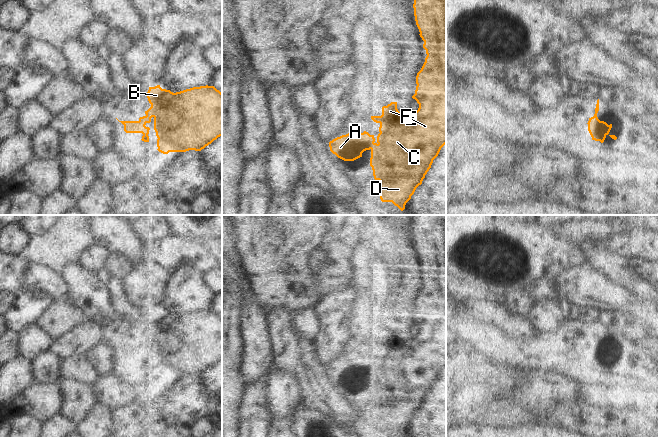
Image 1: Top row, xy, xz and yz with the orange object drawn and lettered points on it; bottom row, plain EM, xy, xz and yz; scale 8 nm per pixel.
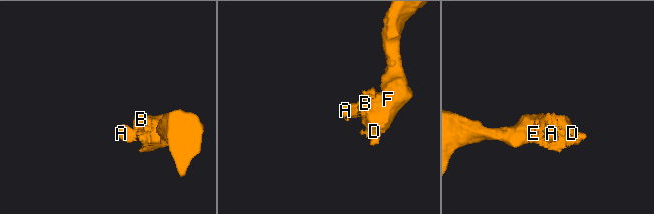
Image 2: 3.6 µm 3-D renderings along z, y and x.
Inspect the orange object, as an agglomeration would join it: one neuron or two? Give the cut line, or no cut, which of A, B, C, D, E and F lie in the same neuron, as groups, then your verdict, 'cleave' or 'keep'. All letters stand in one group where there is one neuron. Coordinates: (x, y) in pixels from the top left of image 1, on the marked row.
xz (362, 133), (364, 143), (371, 148) | A / B C D E F | cleave

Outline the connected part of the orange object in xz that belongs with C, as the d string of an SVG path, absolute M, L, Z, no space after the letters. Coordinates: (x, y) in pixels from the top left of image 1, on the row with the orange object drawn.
M414 0L413 8L427 54L417 73L417 86L412 96L419 108L409 115L398 111L397 102L391 102L382 107L381 116L371 116L374 122L380 124L377 138L363 132L365 145L371 148L370 166L374 179L380 182L377 195L382 202L392 202L401 211L446 144L446 0Z

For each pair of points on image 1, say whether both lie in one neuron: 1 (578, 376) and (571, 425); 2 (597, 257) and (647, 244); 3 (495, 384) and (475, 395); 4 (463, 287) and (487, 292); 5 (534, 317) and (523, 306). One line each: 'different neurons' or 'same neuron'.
1: different neurons
2: different neurons
3: different neurons
4: same neuron
5: different neurons

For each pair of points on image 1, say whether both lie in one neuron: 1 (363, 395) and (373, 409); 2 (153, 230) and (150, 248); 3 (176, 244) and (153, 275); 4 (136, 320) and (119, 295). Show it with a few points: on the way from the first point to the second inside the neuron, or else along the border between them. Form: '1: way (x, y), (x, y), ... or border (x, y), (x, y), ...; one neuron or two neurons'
1: way (365, 398), (370, 406); one neuron
2: border (170, 233), (157, 240), (141, 241); two neurons
3: border (141, 259), (155, 261), (172, 273); two neurons
4: way (130, 314), (119, 301); one neuron

